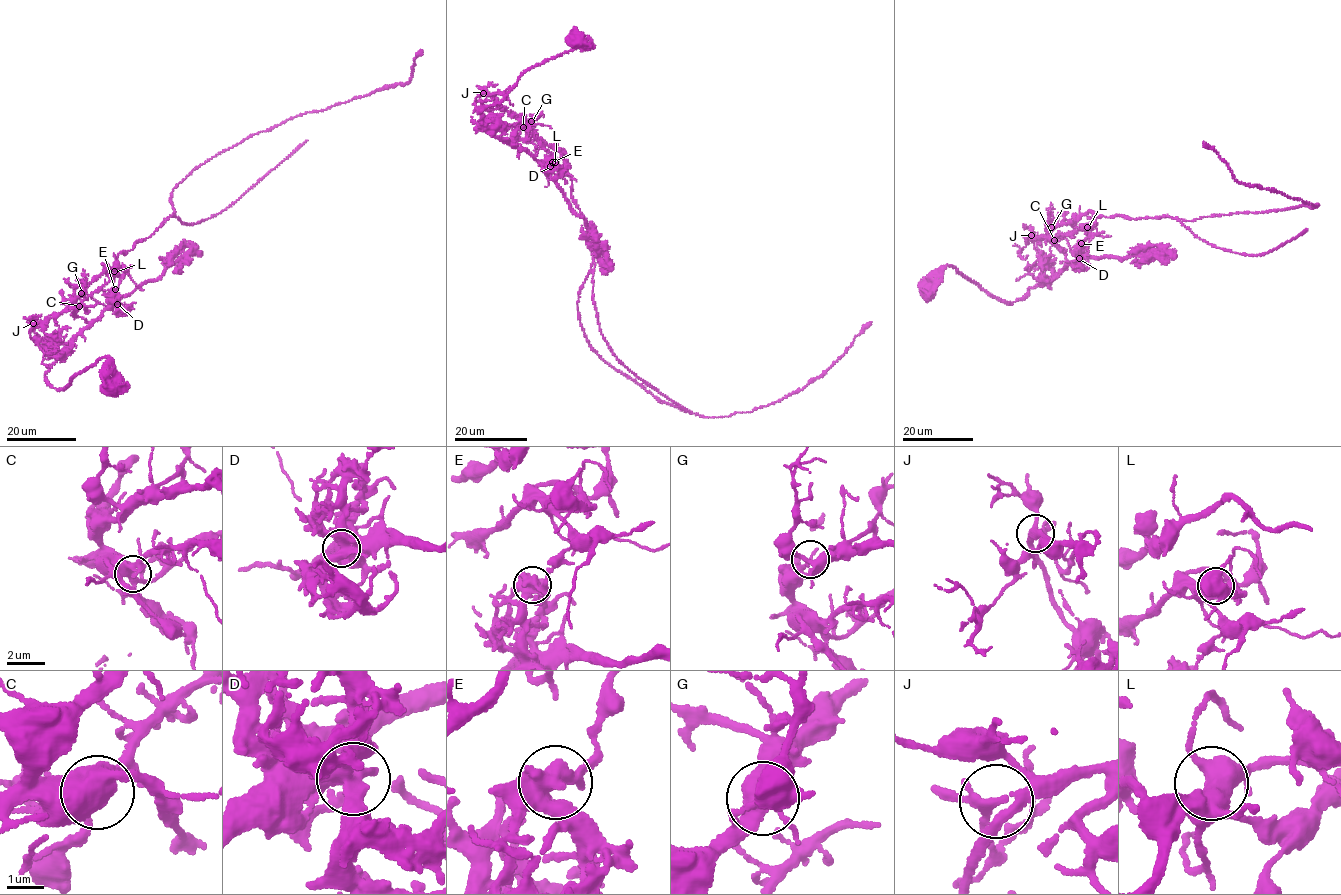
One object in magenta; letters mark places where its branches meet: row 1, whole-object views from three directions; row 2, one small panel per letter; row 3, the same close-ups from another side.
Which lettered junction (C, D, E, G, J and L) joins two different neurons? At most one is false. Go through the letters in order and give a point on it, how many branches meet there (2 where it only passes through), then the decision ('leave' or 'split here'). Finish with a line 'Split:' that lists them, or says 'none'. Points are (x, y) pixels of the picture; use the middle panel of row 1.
C: (523, 127) | 4 | leave
D: (550, 166) | 6 | leave
E: (552, 162) | 6 | split here
G: (531, 121) | 4 | leave
J: (483, 93) | 4 | leave
L: (555, 162) | 4 | leave
Split: E

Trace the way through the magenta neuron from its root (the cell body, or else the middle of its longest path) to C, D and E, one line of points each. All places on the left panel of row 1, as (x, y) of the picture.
C: (109, 386), (114, 372), (106, 356), (63, 389), (46, 378), (55, 356), (31, 338), (32, 327), (79, 306)
D: (109, 386), (114, 372), (106, 356), (80, 372), (63, 389), (50, 386), (45, 374), (56, 355), (117, 304)
E: (109, 386), (114, 372), (106, 356), (63, 389), (50, 386), (45, 374), (56, 356), (100, 316), (114, 289)

